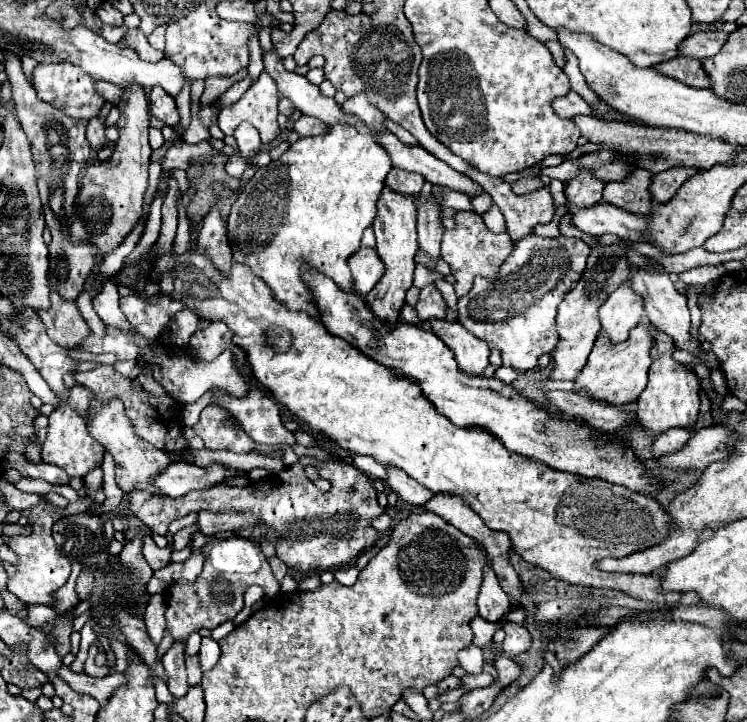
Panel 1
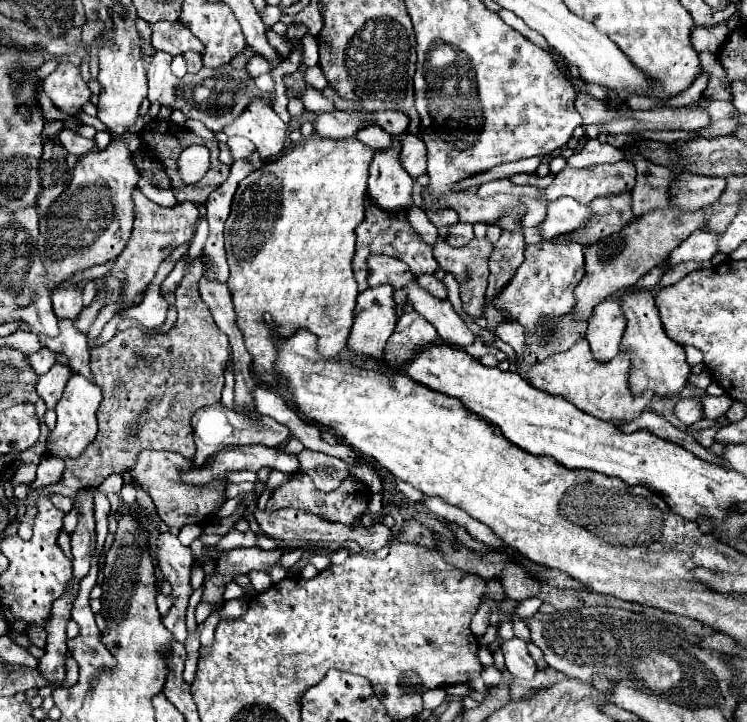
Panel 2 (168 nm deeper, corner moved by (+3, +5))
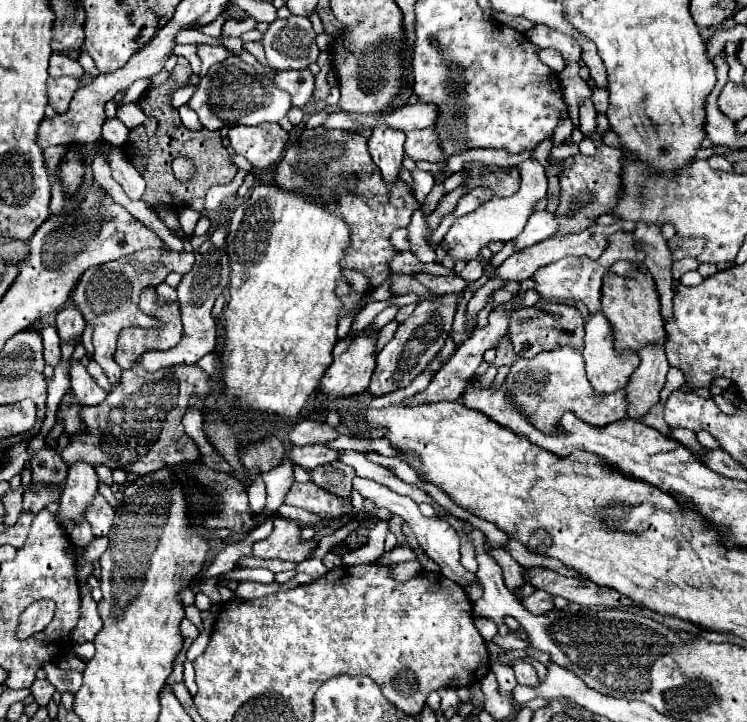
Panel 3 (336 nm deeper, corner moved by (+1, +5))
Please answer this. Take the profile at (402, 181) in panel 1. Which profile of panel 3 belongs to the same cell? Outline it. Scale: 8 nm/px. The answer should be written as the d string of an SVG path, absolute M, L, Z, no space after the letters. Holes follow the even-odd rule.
M427 127L427 129L407 133L405 153L413 161L439 163L443 159L443 149L441 149L441 141L439 141L437 131L433 127Z

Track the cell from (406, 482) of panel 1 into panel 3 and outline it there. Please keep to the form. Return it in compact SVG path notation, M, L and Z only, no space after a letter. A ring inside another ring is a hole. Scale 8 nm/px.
M501 547L501 549L491 549L491 553L493 553L493 557L497 559L497 563L503 567L503 579L505 579L507 589L521 601L523 595L521 595L519 589L525 585L525 581L523 581L523 577L521 577L521 565L509 555L509 551L507 551L505 547Z

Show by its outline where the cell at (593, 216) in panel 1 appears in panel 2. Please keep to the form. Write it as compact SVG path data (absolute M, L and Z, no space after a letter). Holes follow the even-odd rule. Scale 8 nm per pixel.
M559 197L547 207L547 217L539 225L541 235L543 239L555 239L561 233L583 229L589 221L589 215L591 215L589 205L583 205L573 197Z

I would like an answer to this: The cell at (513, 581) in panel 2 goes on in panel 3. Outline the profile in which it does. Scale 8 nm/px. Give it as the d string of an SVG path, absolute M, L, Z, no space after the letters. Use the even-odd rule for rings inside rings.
M535 591L533 595L525 597L523 599L523 607L527 611L531 611L533 615L543 615L547 611L553 611L555 605L553 605L553 595L551 593L545 593L545 591Z

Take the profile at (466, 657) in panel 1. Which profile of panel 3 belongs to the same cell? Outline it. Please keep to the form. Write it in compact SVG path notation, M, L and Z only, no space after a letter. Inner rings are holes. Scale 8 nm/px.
M493 663L493 673L497 677L497 683L499 683L499 693L501 695L511 695L511 691L515 689L517 681L515 681L515 675L513 675L513 669L509 665L501 665L501 663Z

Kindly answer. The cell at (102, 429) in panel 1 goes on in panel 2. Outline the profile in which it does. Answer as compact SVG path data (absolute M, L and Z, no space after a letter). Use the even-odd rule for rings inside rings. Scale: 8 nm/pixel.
M141 451L137 455L137 461L133 467L127 469L127 473L141 485L143 491L147 491L157 507L157 515L163 523L169 527L181 529L187 523L205 523L207 517L219 509L219 505L225 501L225 485L227 481L213 481L209 485L185 485L179 477L181 469L191 469L191 461L181 457L179 453L169 451Z

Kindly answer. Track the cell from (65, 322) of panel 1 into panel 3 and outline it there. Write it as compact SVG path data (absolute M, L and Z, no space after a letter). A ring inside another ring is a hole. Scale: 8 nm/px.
M81 361L73 363L69 373L71 373L71 389L75 391L75 397L79 399L81 405L91 407L91 405L103 403L103 399L107 397L107 391L95 383L95 379L87 373Z

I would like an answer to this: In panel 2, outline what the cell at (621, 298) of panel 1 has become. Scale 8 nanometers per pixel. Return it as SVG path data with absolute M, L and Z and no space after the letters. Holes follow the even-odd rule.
M609 297L599 305L595 305L585 337L597 361L611 361L619 353L625 325L627 319L621 311L619 297Z

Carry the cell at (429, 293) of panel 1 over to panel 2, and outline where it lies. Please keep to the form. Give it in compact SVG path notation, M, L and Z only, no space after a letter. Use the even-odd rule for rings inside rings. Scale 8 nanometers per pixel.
M419 275L417 285L423 287L425 291L429 291L437 299L447 299L447 289L435 275Z

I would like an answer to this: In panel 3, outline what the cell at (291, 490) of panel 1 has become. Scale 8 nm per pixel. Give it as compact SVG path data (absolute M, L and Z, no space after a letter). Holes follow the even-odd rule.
M295 481L289 489L289 493L285 495L283 503L317 513L321 519L327 519L327 521L339 517L341 509L343 509L343 499L317 487L313 481L307 481L307 483Z

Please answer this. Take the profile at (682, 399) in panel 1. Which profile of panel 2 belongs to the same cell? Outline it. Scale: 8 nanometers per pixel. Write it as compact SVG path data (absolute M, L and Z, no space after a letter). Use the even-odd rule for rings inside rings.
M641 291L625 293L621 297L621 309L627 317L621 349L633 351L633 373L629 379L631 393L641 395L645 391L653 391L655 397L671 397L681 393L691 375L691 365L685 359L683 347L667 337L663 323L659 321L659 311L653 303L653 295Z

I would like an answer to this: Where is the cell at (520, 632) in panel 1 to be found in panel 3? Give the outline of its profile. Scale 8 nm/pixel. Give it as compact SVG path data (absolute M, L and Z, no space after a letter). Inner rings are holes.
M517 659L517 663L513 665L513 671L515 671L515 677L517 677L519 685L529 685L529 687L537 687L539 685L539 677L537 677L535 669L527 661Z

